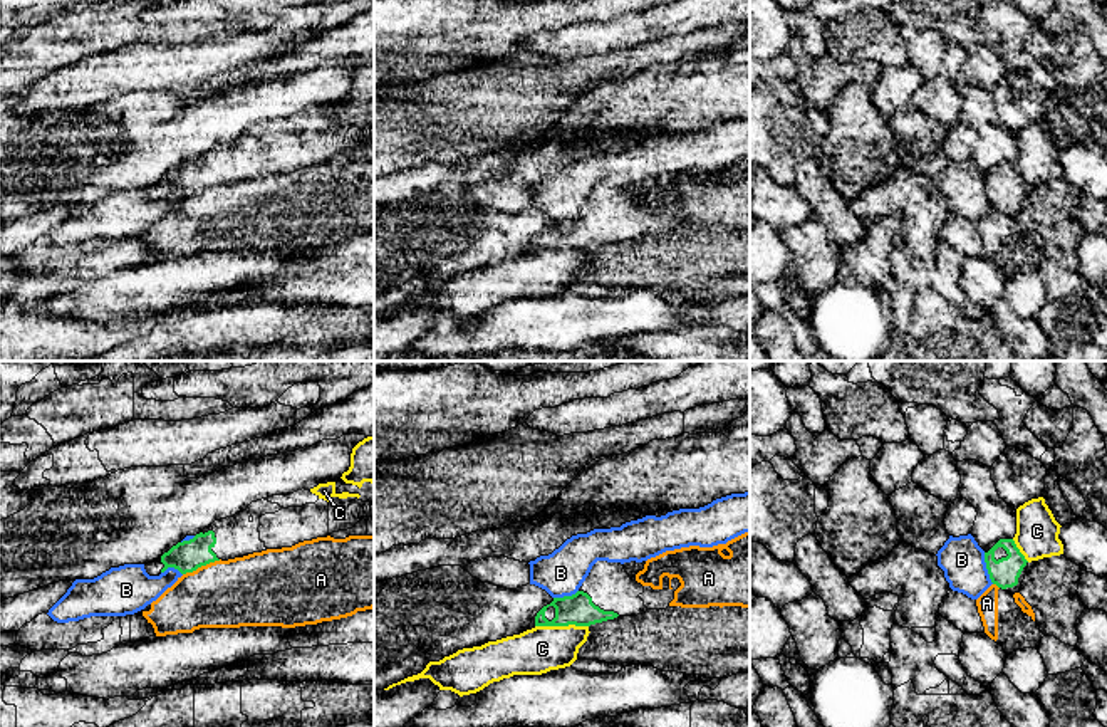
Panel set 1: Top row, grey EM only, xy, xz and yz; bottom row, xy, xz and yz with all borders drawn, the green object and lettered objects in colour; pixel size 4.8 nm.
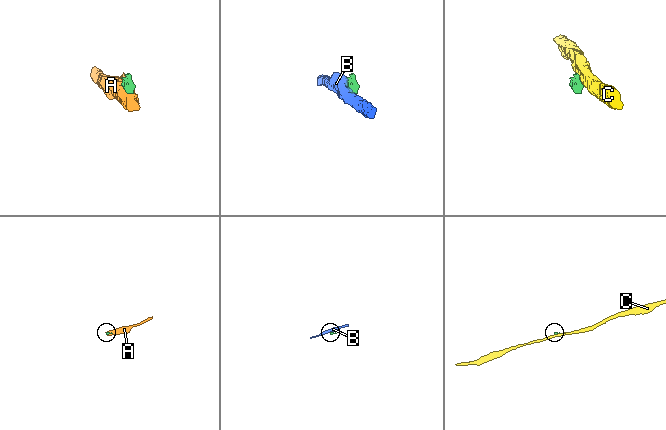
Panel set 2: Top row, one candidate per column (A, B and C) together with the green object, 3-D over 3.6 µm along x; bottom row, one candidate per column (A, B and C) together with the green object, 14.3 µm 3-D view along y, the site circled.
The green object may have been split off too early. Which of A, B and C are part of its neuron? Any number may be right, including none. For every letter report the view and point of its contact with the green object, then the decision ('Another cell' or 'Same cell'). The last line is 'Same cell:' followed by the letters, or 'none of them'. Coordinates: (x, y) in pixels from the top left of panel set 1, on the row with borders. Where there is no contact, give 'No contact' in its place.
A: Touches green at xy (202, 564). Another cell
B: Touches green at yz (987, 568). Another cell
C: Touches green at xz (561, 625). Another cell
Same cell: none of them

